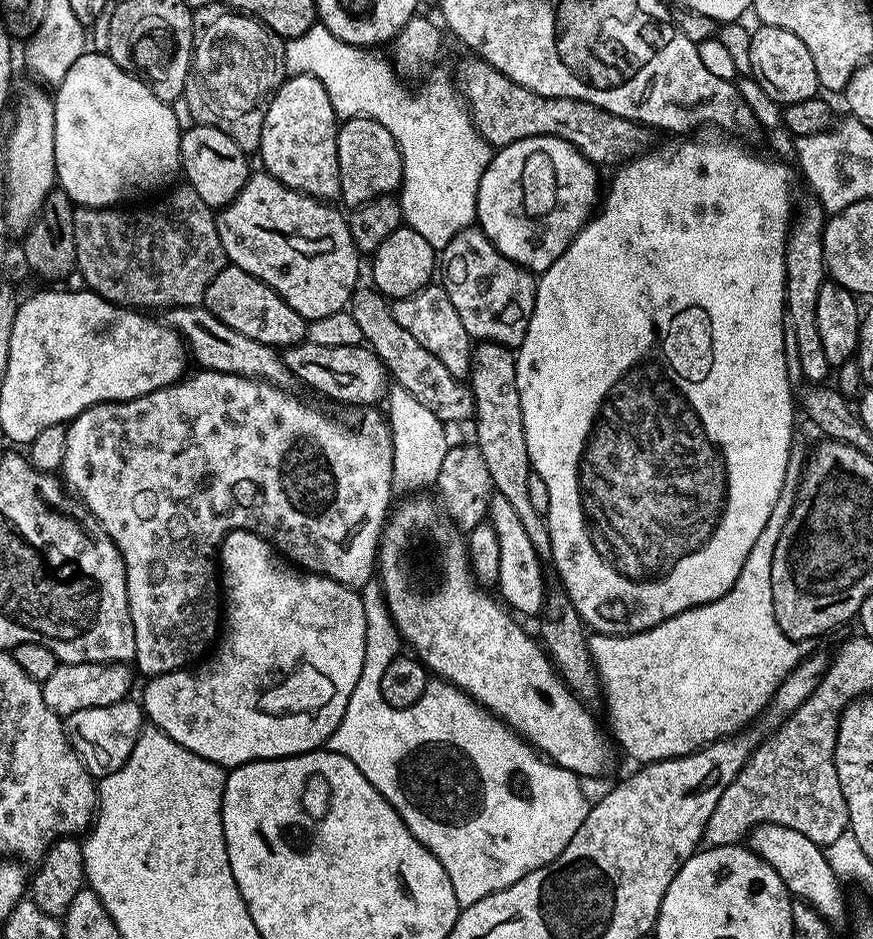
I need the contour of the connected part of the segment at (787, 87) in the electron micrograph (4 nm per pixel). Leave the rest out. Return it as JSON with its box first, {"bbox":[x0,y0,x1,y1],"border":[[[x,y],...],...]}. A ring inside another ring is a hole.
{"bbox":[750,24,821,106],"border":[[[762,24],[761,29],[753,34],[750,42],[750,66],[751,79],[756,79],[757,86],[777,106],[802,102],[821,91],[818,70],[814,70],[814,58],[810,58],[810,50],[806,50],[798,34],[790,30]]]}

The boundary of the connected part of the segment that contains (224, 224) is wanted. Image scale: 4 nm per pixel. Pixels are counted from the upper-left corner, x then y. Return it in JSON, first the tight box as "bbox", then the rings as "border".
{"bbox":[216,170,362,322],"border":[[[263,170],[253,171],[232,203],[219,209],[216,225],[222,250],[228,255],[228,264],[236,264],[246,274],[254,274],[266,286],[270,286],[306,322],[326,318],[326,314],[345,311],[352,293],[358,287],[362,253],[354,246],[350,236],[348,217],[332,208],[331,203],[315,200],[305,192],[288,188],[278,178]]]}

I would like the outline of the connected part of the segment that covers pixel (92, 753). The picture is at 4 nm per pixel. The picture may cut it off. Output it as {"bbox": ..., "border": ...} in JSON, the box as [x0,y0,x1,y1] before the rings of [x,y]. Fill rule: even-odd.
{"bbox":[64,698,146,778],"border":[[[129,698],[114,706],[98,706],[90,710],[78,710],[64,720],[68,731],[68,744],[78,754],[93,778],[103,778],[118,770],[128,761],[140,733],[146,727],[144,709],[135,699]]]}

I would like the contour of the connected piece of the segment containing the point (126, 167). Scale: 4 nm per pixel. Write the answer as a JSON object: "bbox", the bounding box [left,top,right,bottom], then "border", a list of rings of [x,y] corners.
{"bbox":[54,51,180,208],"border":[[[85,51],[66,78],[55,85],[54,158],[56,183],[73,205],[81,208],[110,208],[124,202],[127,196],[152,192],[172,175],[180,172],[180,133],[171,103],[159,100],[141,80],[124,72],[103,51]]]}

